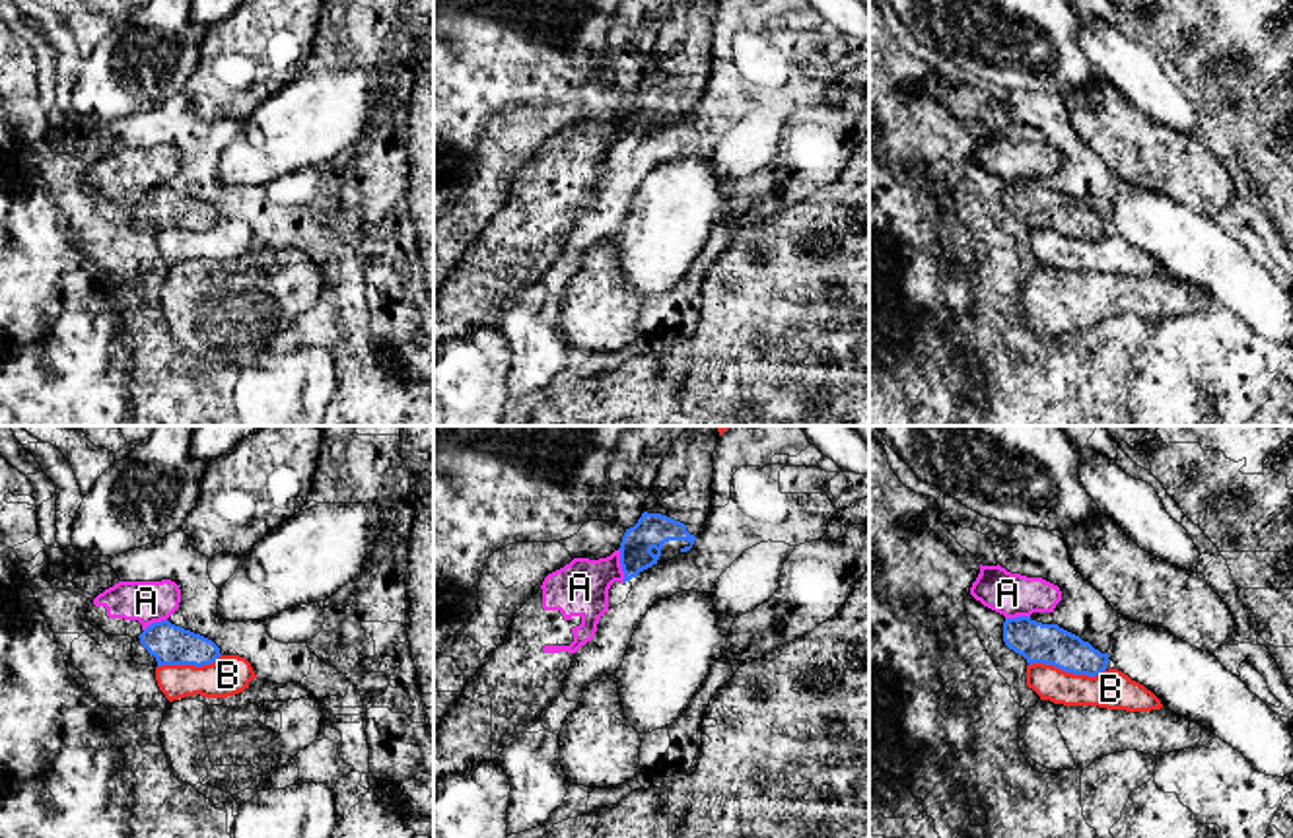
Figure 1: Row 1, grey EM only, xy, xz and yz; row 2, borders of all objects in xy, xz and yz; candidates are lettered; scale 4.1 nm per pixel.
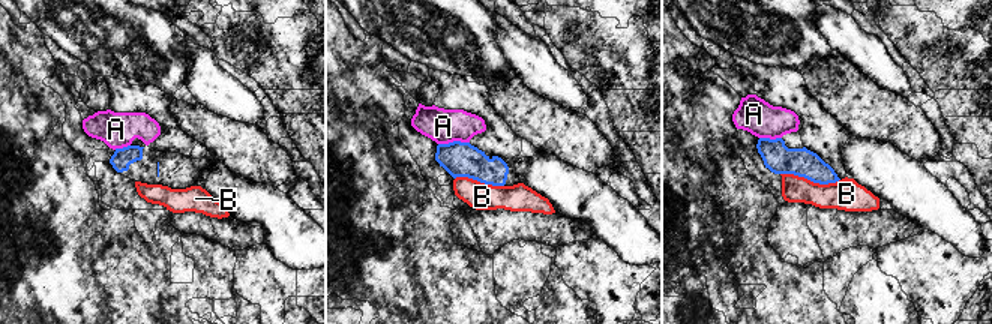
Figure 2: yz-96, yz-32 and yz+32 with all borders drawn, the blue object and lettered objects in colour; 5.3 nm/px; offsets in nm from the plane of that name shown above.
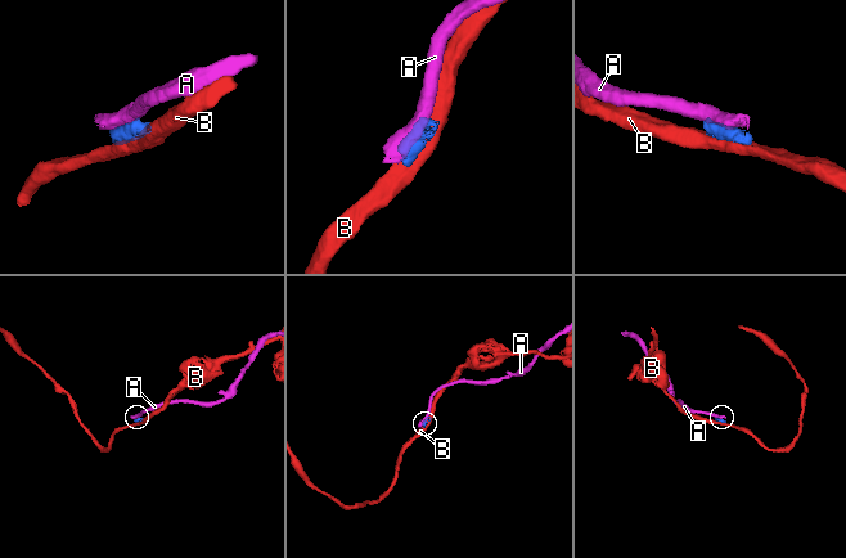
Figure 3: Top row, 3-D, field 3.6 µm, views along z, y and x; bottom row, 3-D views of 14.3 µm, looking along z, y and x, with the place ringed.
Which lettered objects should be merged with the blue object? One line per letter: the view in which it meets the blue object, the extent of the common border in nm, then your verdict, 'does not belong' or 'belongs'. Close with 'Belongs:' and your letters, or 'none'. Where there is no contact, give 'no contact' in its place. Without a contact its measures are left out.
A: xz | 150 nm | does not belong
B: yz | 320 nm | does not belong
Belongs: none

